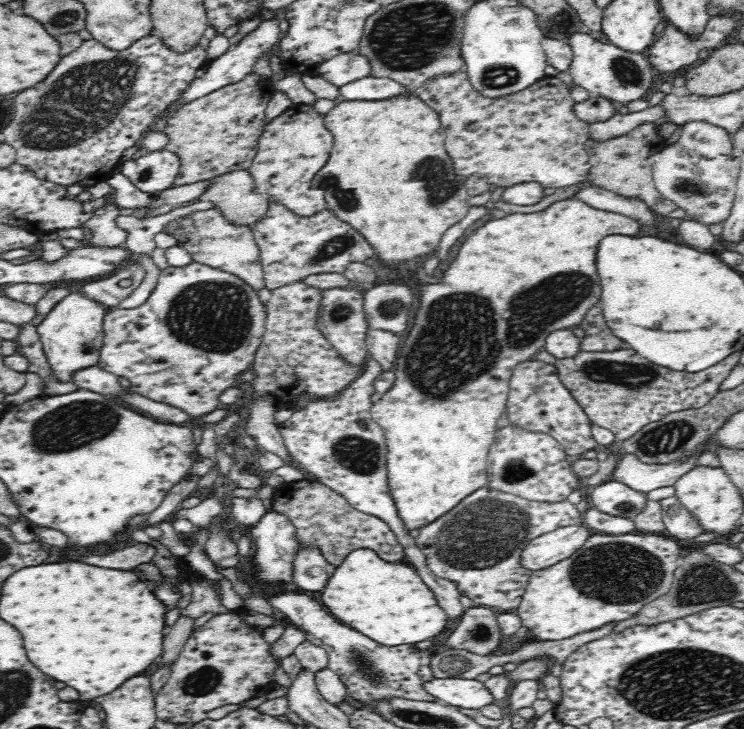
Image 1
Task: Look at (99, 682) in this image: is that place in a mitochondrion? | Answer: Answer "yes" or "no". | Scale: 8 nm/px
no

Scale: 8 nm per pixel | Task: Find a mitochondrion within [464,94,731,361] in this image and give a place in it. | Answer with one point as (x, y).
(692, 188)

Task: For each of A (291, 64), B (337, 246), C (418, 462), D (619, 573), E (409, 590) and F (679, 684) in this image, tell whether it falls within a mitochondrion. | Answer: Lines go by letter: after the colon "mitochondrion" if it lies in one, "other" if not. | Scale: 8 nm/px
A: other
B: mitochondrion
C: other
D: mitochondrion
E: other
F: mitochondrion

